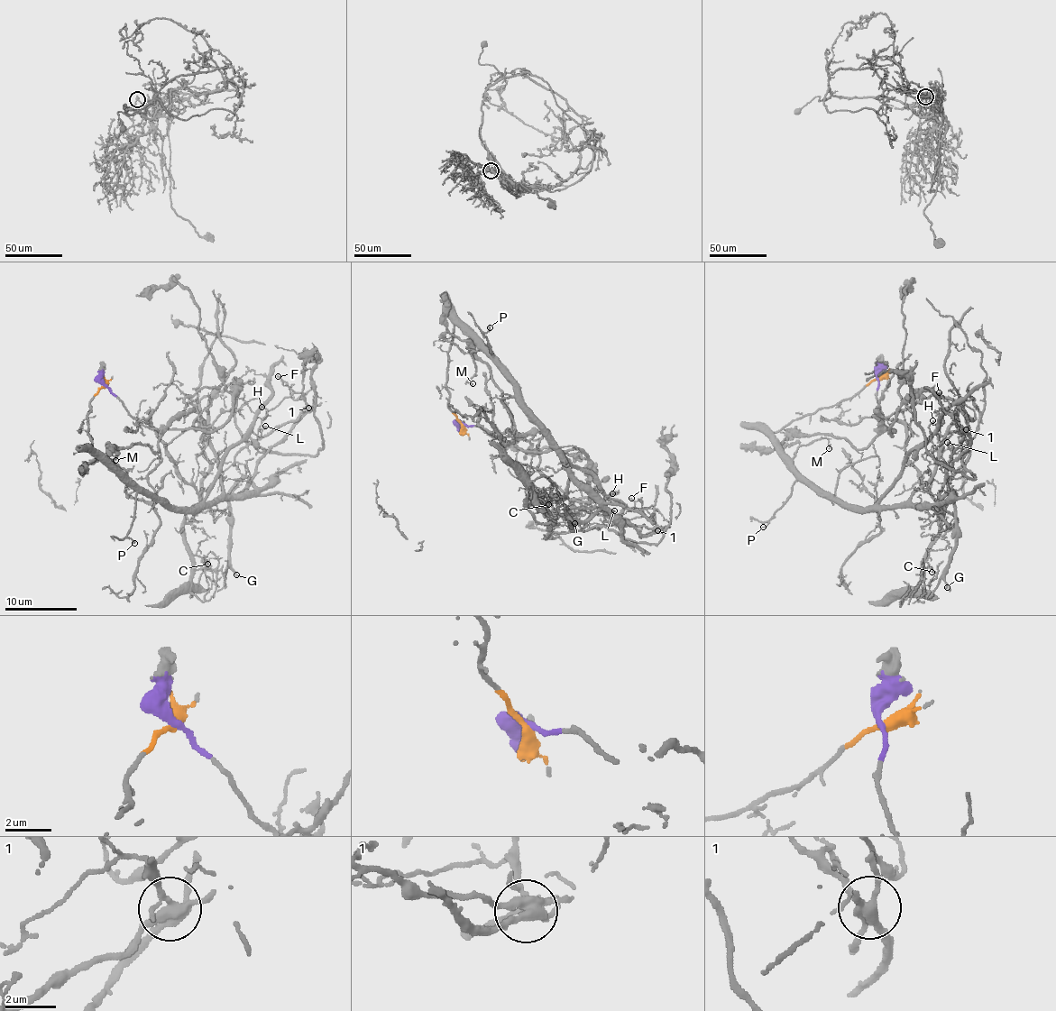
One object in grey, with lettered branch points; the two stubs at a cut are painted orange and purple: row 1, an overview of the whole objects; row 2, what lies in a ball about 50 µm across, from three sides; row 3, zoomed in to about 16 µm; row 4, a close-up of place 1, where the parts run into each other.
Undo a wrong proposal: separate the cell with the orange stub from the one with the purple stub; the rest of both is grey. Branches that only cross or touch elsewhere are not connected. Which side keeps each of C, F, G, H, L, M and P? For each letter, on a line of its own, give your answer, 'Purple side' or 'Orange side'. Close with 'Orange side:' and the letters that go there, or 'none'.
C: Purple side
F: Purple side
G: Orange side
H: Purple side
L: Orange side
M: Orange side
P: Orange side
Orange side: G, L, M, P

